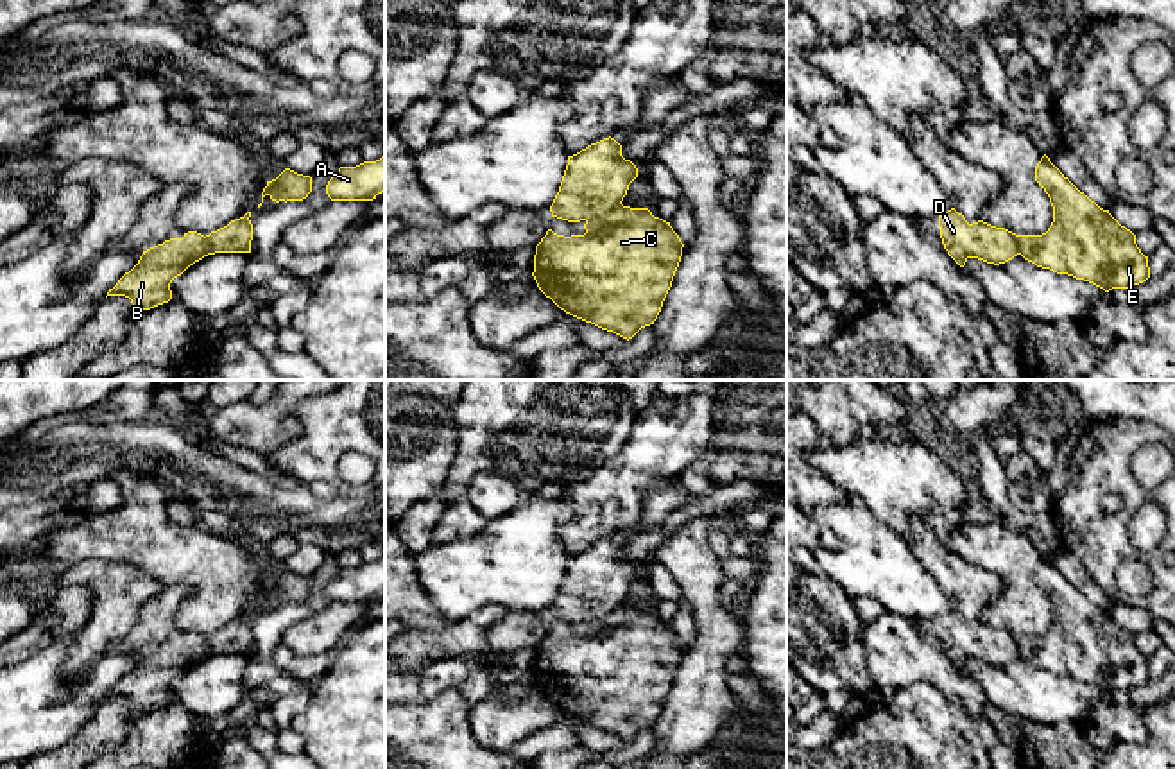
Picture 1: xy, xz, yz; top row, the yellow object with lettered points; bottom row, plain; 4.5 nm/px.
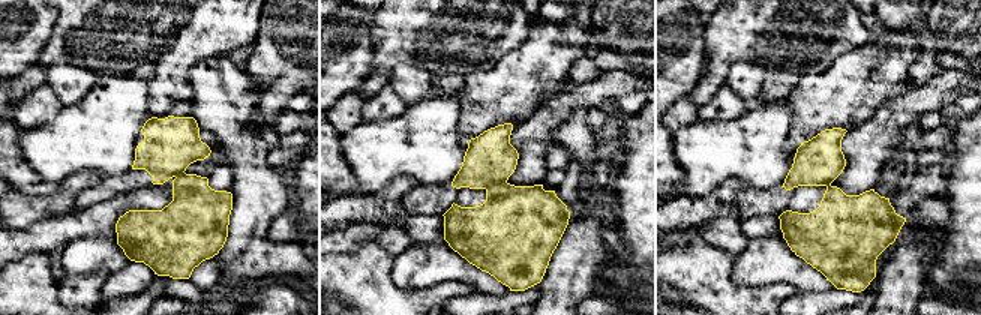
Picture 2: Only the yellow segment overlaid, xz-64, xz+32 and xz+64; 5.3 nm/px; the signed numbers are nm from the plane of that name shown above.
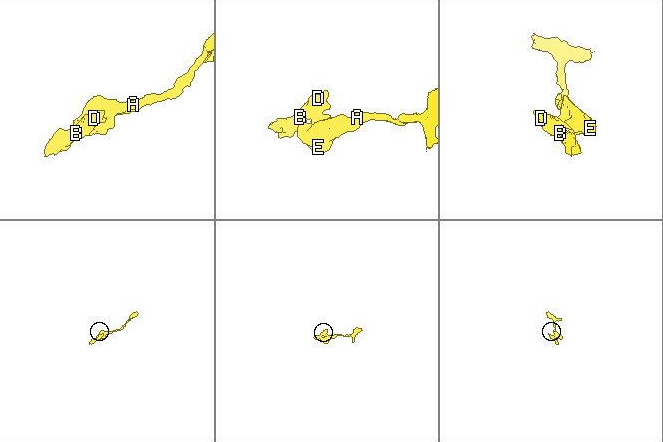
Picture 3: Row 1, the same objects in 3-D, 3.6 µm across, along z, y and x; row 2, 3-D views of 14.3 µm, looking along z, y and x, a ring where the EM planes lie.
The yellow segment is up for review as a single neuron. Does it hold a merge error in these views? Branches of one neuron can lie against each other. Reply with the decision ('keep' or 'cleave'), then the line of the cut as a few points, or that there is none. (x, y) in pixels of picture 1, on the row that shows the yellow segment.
cleave; cut in xz along (620, 203), (586, 221)

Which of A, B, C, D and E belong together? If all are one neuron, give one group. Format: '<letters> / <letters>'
A C E / B D

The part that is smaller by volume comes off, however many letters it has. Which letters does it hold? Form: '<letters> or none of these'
B, D

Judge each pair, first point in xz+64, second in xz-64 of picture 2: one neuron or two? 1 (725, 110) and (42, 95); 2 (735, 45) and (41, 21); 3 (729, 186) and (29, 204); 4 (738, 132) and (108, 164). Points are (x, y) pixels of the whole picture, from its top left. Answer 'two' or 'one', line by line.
1: one
2: two
3: one
4: one

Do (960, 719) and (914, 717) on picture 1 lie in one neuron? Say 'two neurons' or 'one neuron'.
one neuron

